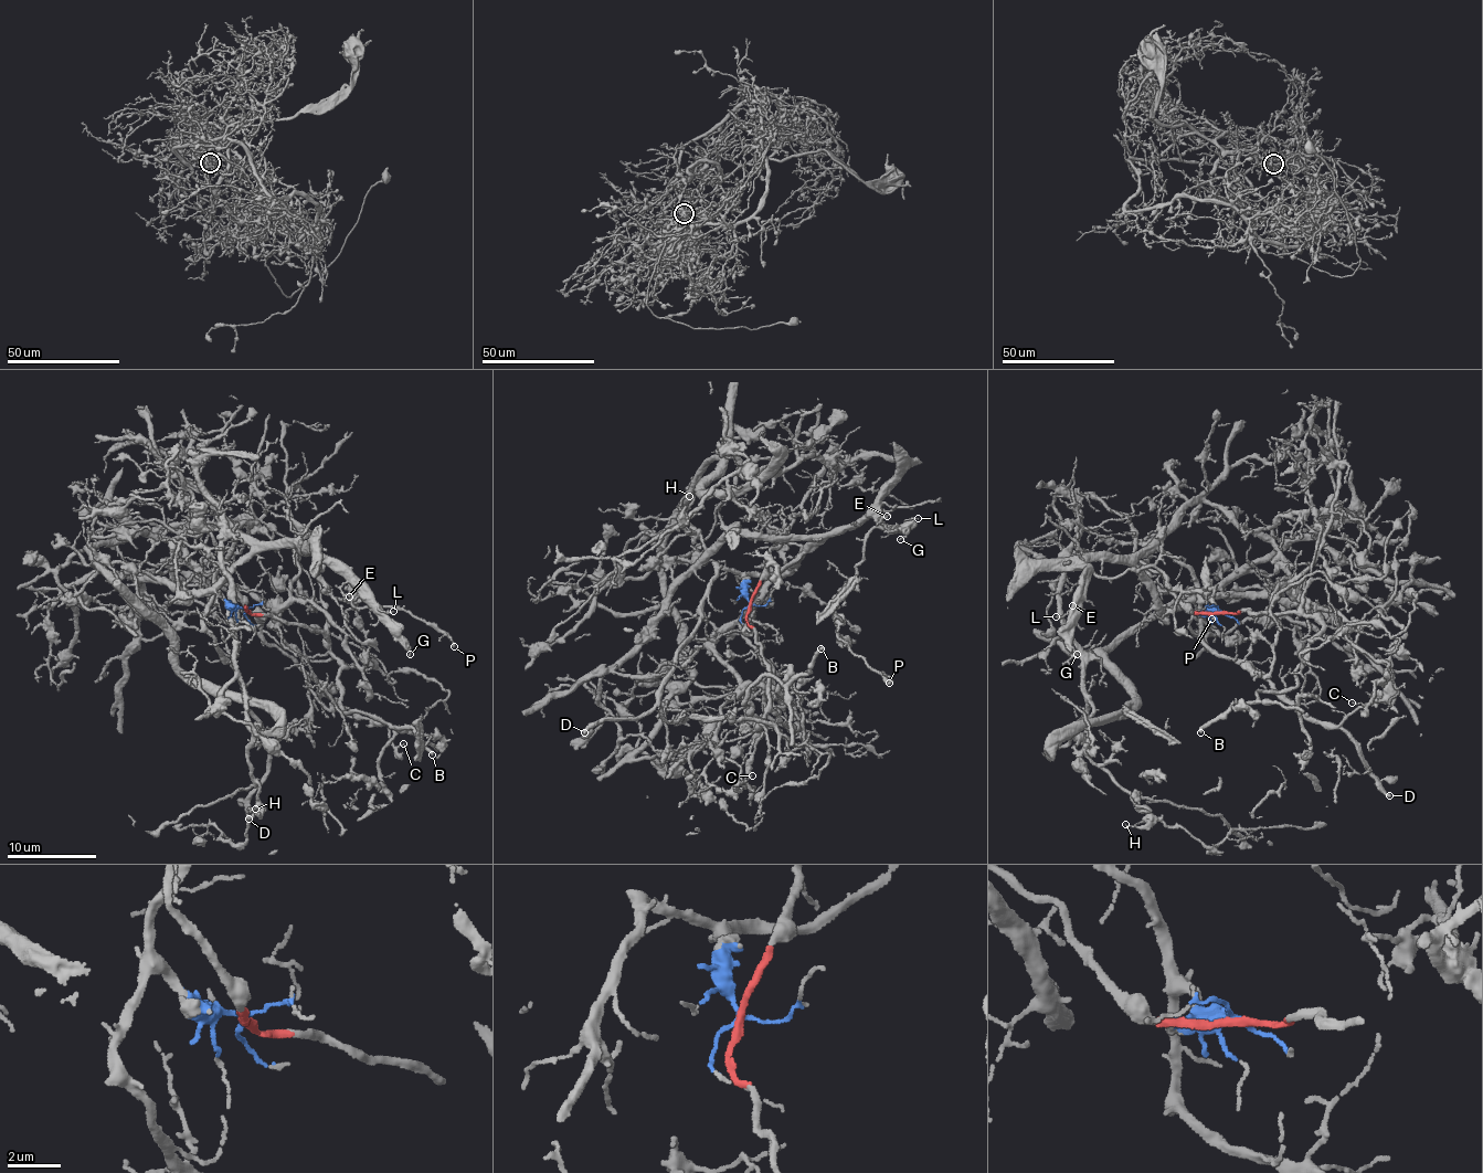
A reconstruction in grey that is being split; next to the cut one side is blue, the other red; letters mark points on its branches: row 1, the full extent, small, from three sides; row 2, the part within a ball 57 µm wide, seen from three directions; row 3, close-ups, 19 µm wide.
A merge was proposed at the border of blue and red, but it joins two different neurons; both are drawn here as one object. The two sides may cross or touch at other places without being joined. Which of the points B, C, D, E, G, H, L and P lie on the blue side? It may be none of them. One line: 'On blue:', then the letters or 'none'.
On blue: D, E, G, H, L, P

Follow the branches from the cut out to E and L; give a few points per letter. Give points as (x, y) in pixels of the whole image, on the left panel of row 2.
E: (245, 610), (216, 584), (239, 537), (306, 546), (347, 581), (341, 591), (349, 596)
L: (245, 610), (216, 584), (239, 537), (306, 546), (329, 559), (379, 609), (394, 612)

